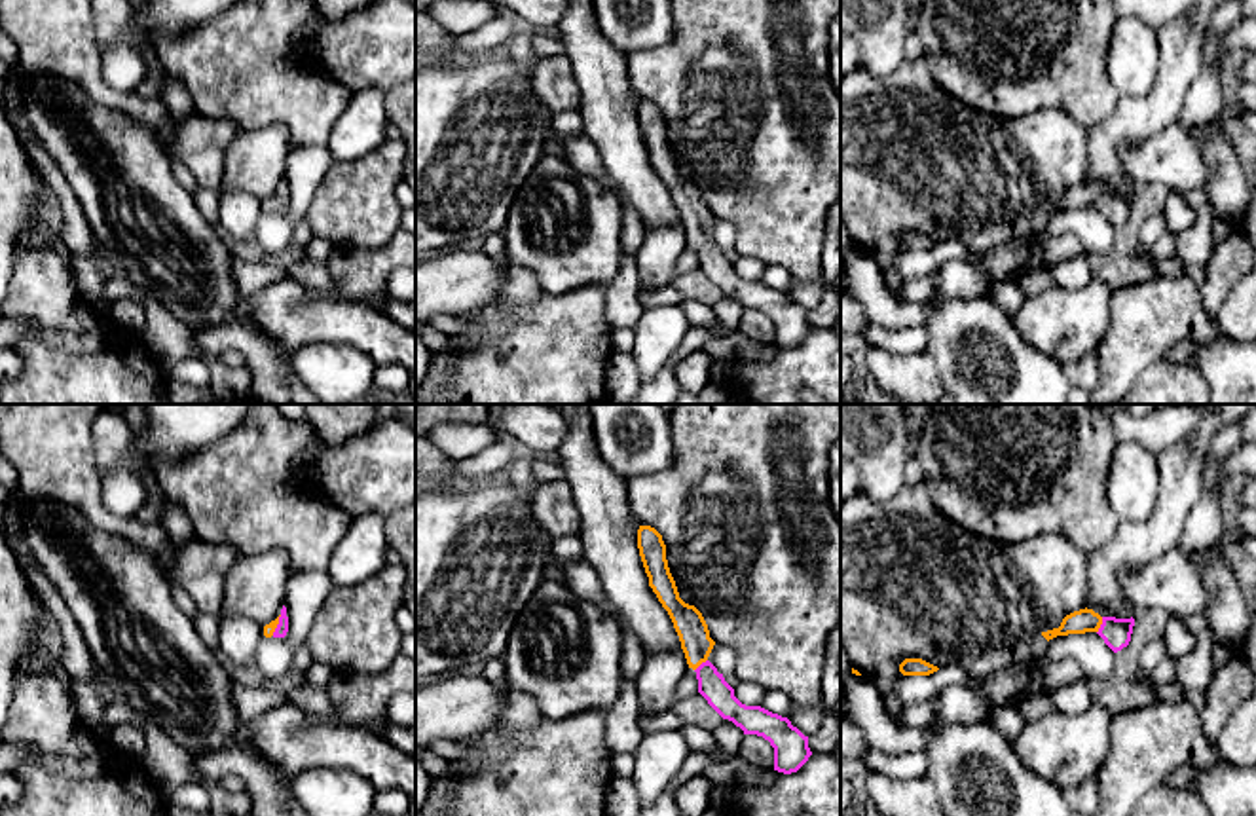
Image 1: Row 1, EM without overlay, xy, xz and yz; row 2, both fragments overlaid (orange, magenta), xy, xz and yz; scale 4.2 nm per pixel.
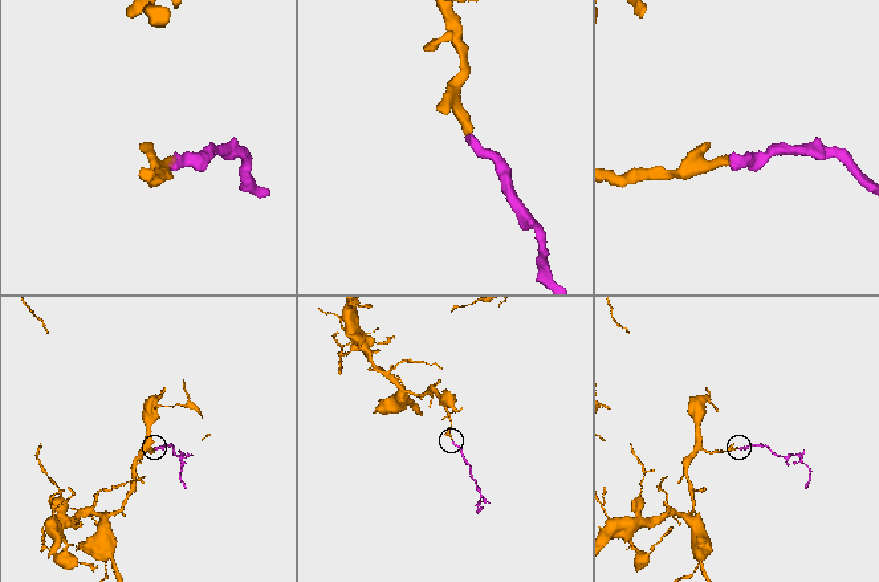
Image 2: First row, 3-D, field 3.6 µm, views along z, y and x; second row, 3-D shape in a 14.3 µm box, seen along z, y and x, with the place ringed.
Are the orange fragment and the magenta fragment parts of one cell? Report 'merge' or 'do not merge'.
merge

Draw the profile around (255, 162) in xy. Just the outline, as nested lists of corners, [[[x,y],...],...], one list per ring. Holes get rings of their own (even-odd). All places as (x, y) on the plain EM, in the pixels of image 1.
[[[283,123],[239,133],[224,154],[224,190],[269,199],[285,180],[290,133]]]

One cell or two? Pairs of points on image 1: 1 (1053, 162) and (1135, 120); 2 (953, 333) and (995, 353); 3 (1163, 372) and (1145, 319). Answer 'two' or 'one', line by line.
1: two
2: one
3: two

